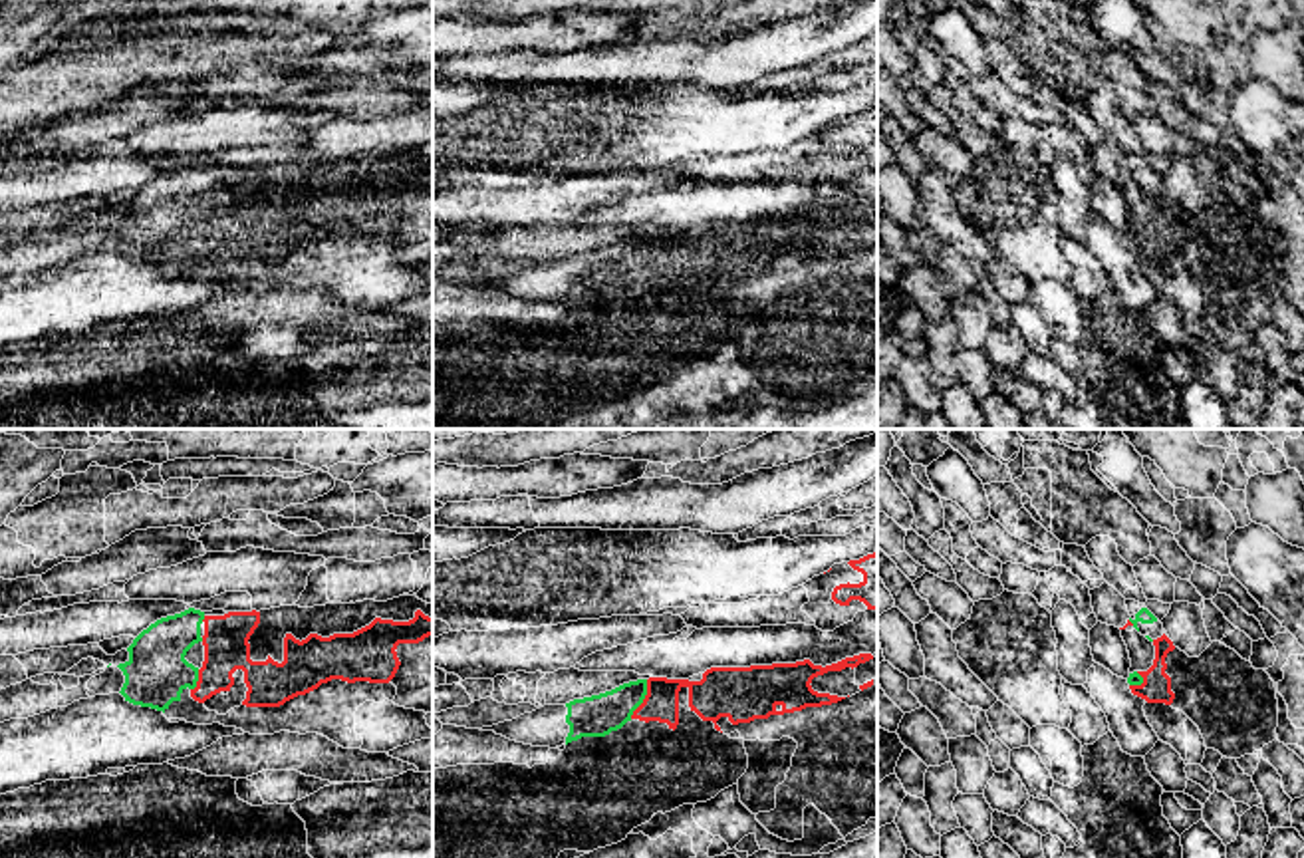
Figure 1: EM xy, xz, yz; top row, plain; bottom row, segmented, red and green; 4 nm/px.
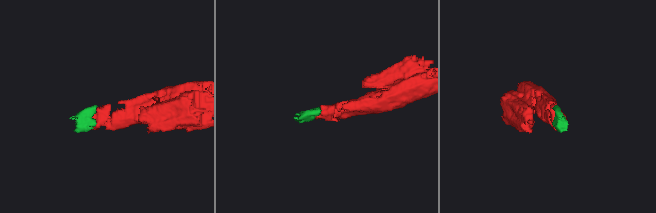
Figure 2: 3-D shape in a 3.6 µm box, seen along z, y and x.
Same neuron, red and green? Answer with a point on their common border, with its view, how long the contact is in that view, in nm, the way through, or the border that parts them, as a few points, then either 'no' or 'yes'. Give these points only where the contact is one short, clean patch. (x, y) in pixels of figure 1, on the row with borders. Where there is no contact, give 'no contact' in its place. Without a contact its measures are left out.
contact xz (644, 700); length 180 nm; yes

